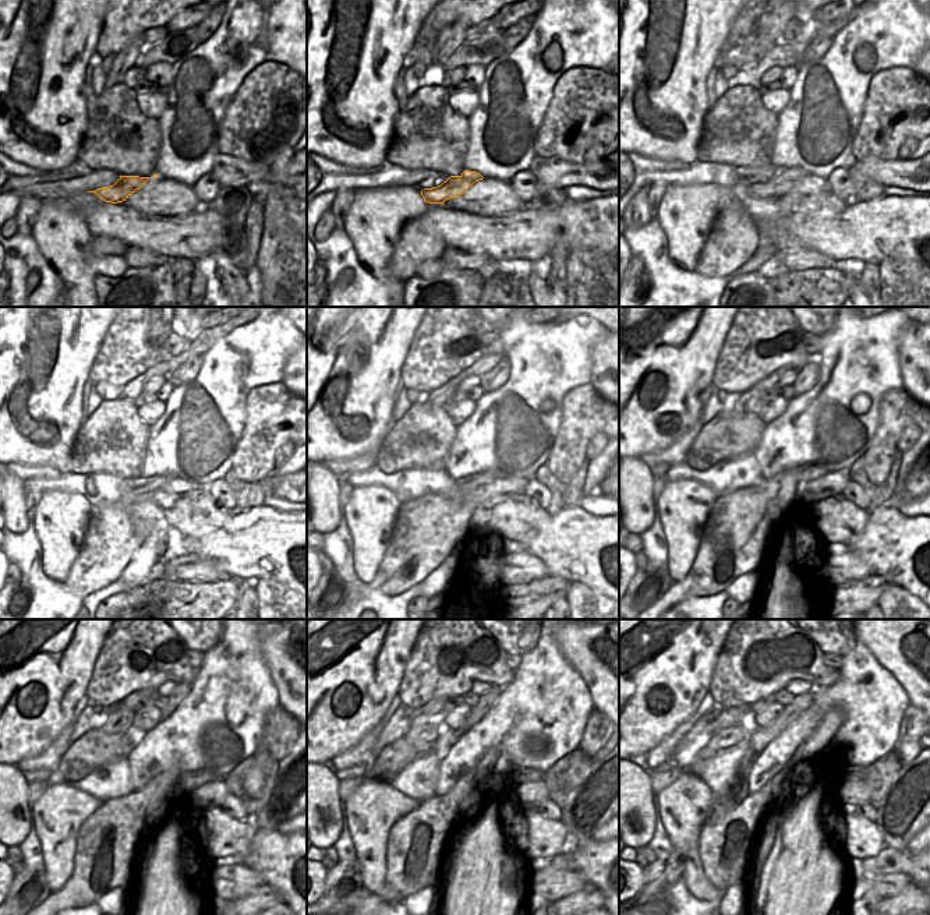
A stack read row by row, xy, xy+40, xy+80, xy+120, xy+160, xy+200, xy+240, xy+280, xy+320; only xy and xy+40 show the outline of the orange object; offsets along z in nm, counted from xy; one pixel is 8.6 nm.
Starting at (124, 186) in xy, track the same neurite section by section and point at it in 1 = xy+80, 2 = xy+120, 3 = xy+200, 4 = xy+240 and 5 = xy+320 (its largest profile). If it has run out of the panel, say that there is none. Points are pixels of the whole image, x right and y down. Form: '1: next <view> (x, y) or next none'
1: next xy+80 (778, 186)
2: next xy+120 (169, 493)
3: next xy+200 (831, 484)
4: next xy+240 (212, 794)
5: next xy+320 (849, 792)

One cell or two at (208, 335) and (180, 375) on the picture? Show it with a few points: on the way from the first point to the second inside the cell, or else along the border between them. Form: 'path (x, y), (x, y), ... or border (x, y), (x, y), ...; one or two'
border (202, 353), (188, 357), (168, 375); two

